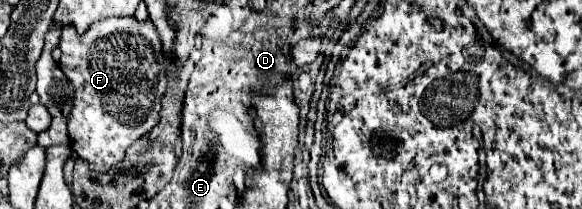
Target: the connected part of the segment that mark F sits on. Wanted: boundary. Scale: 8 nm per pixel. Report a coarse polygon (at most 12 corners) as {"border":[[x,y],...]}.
{"border":[[154,23],[64,27],[70,145],[108,173],[160,121]]}

